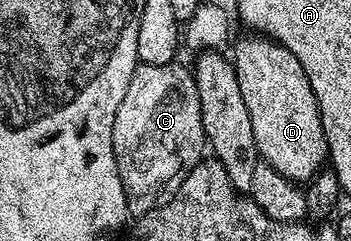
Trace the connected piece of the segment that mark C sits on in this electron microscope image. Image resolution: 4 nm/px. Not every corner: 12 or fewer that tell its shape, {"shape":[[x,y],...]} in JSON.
{"shape":[[137,64],[112,142],[129,214],[206,153],[193,70]]}

